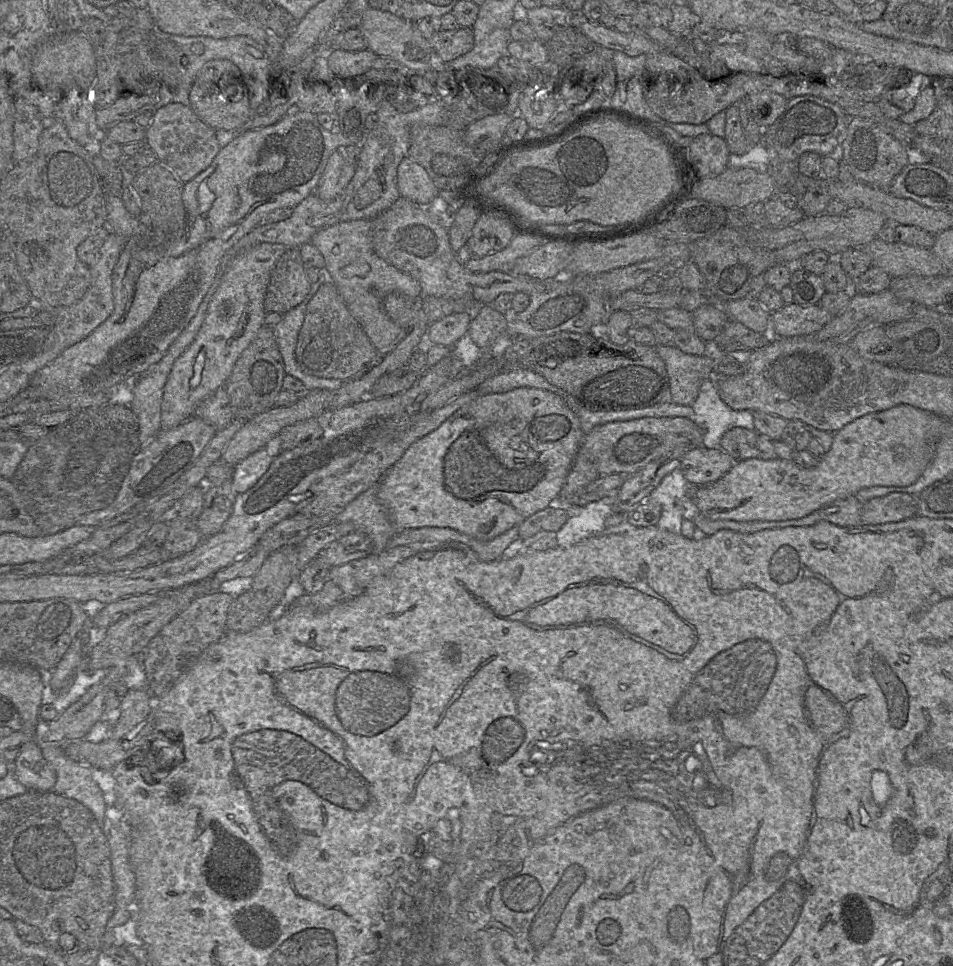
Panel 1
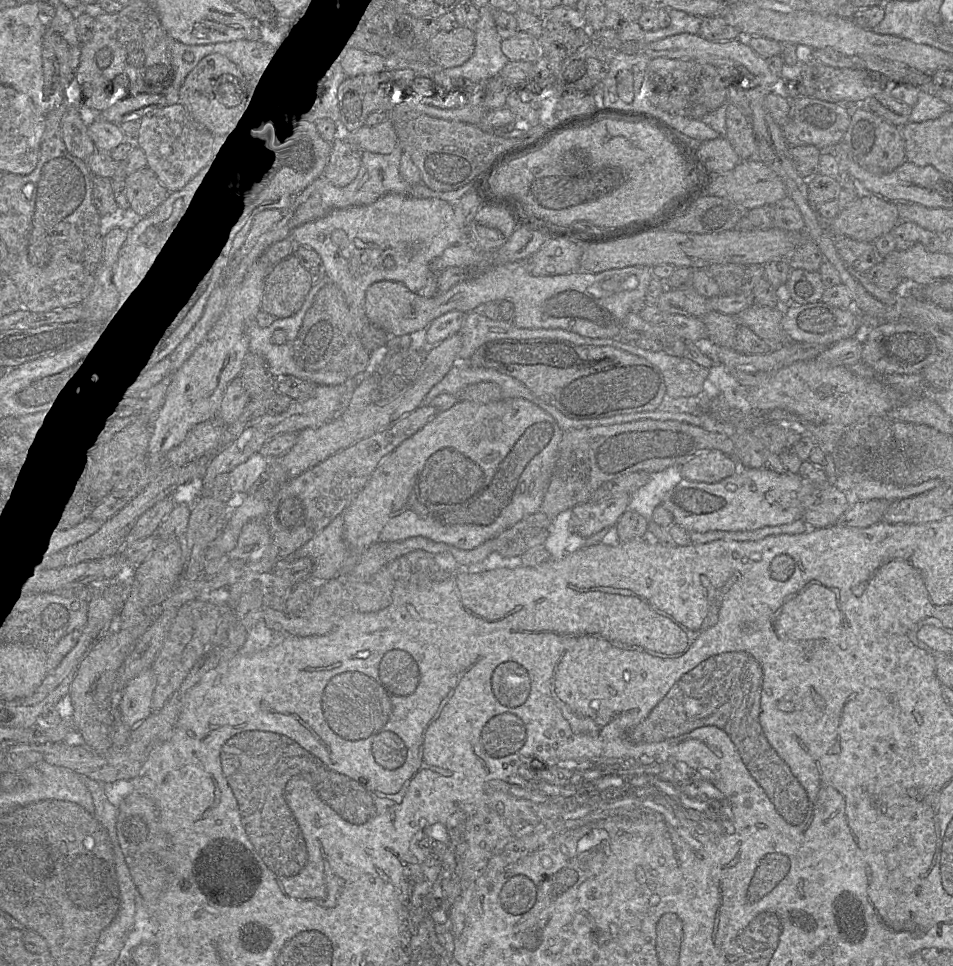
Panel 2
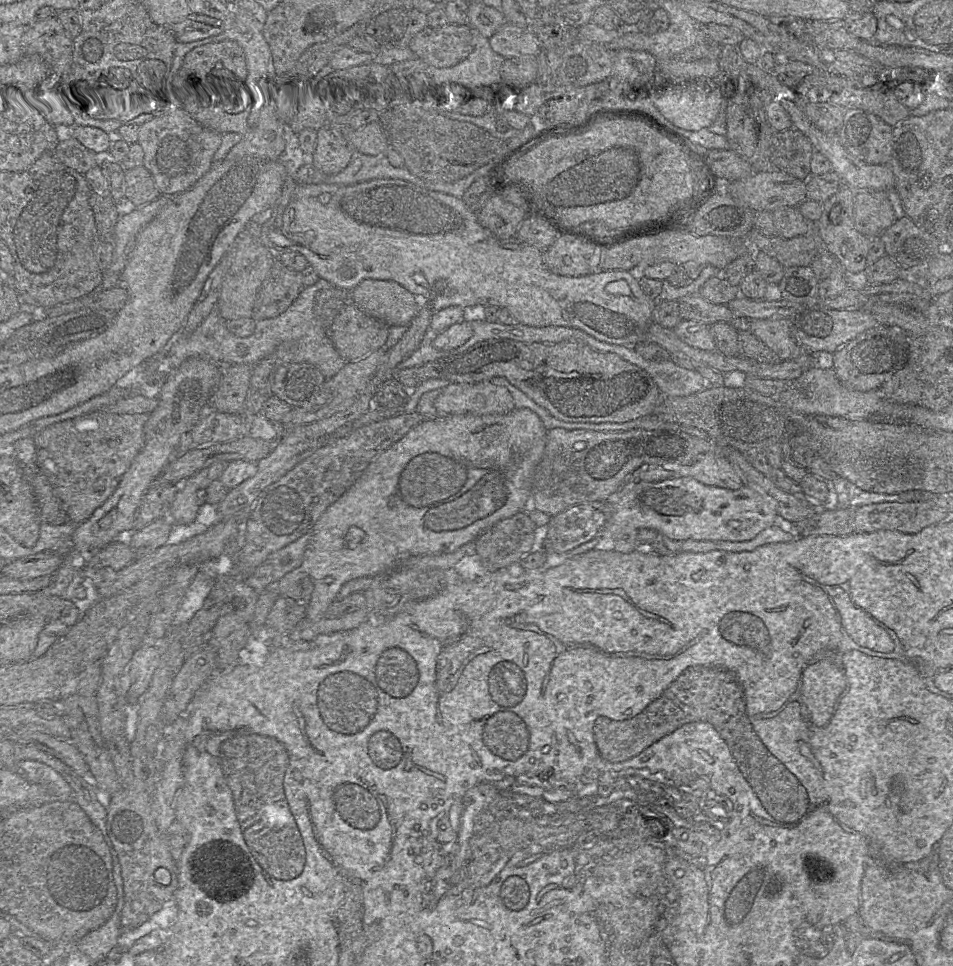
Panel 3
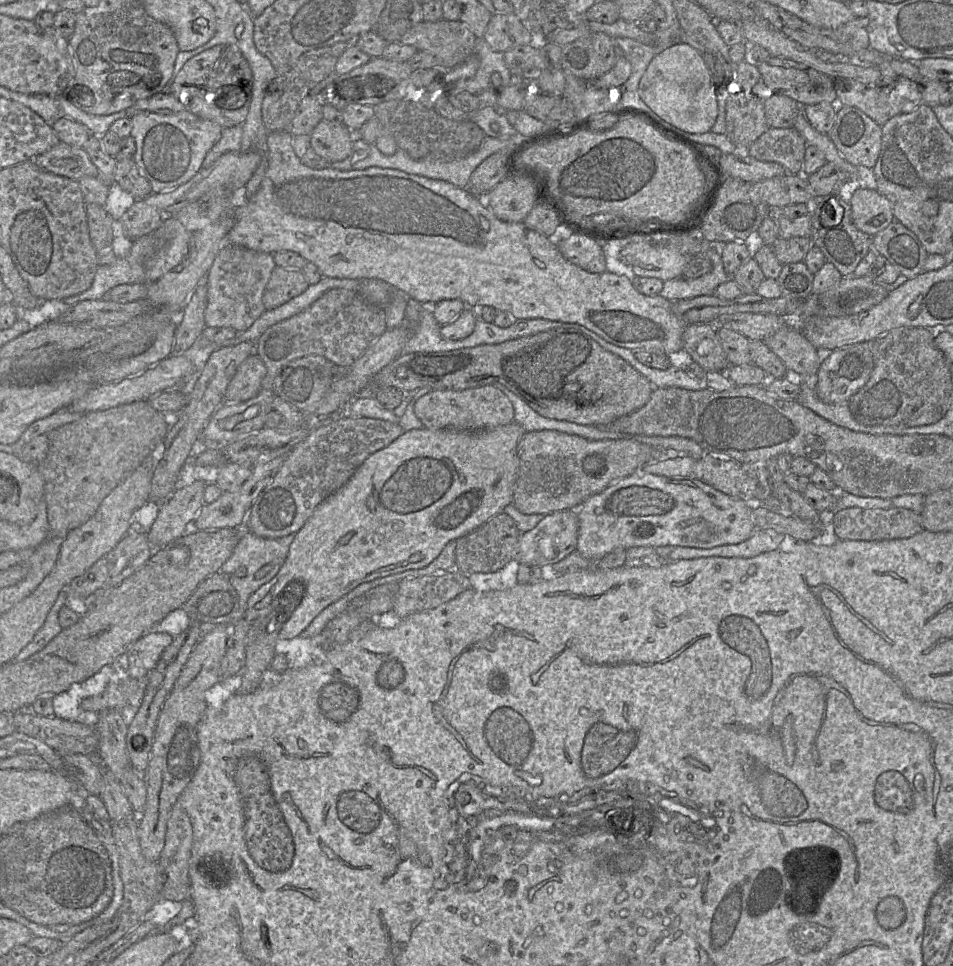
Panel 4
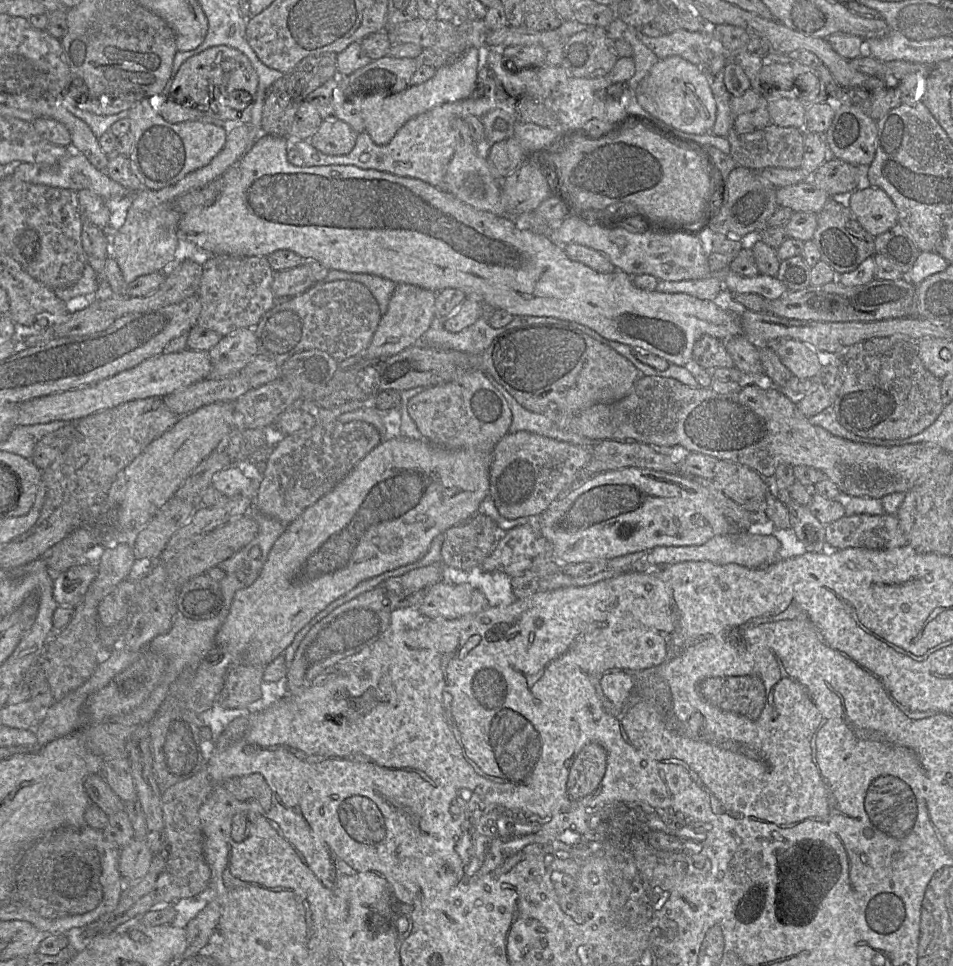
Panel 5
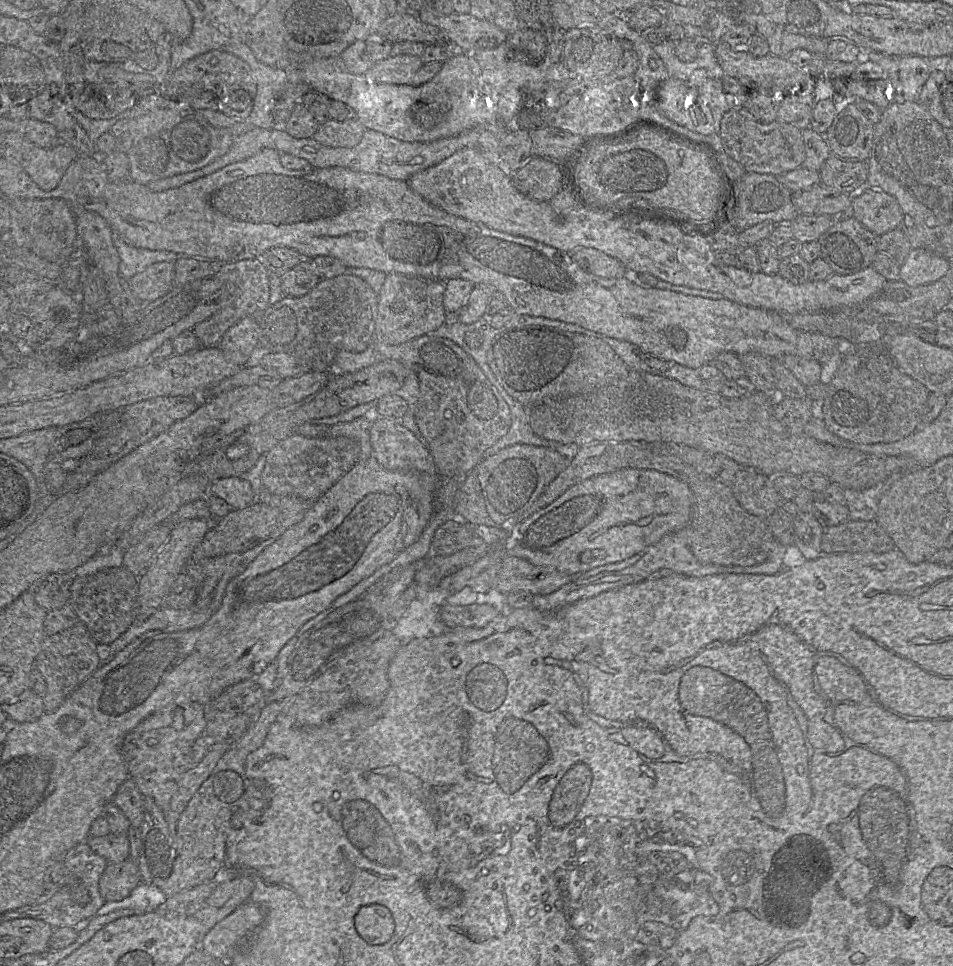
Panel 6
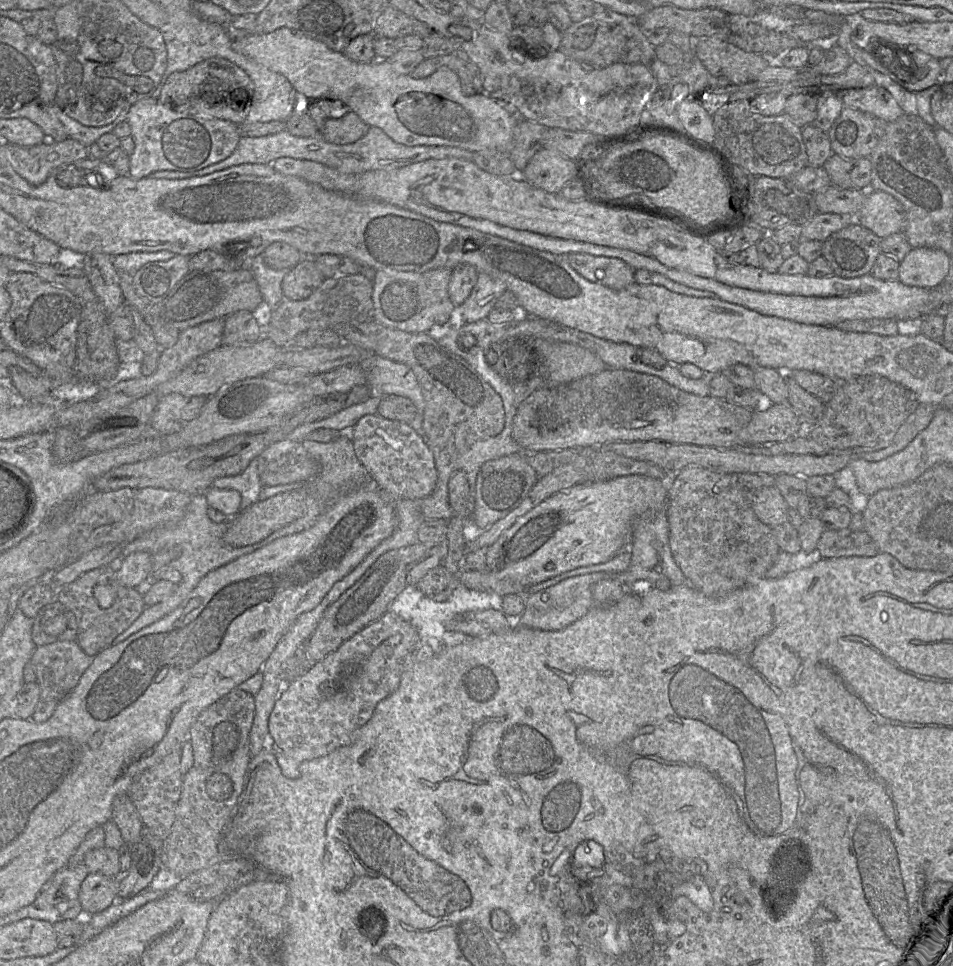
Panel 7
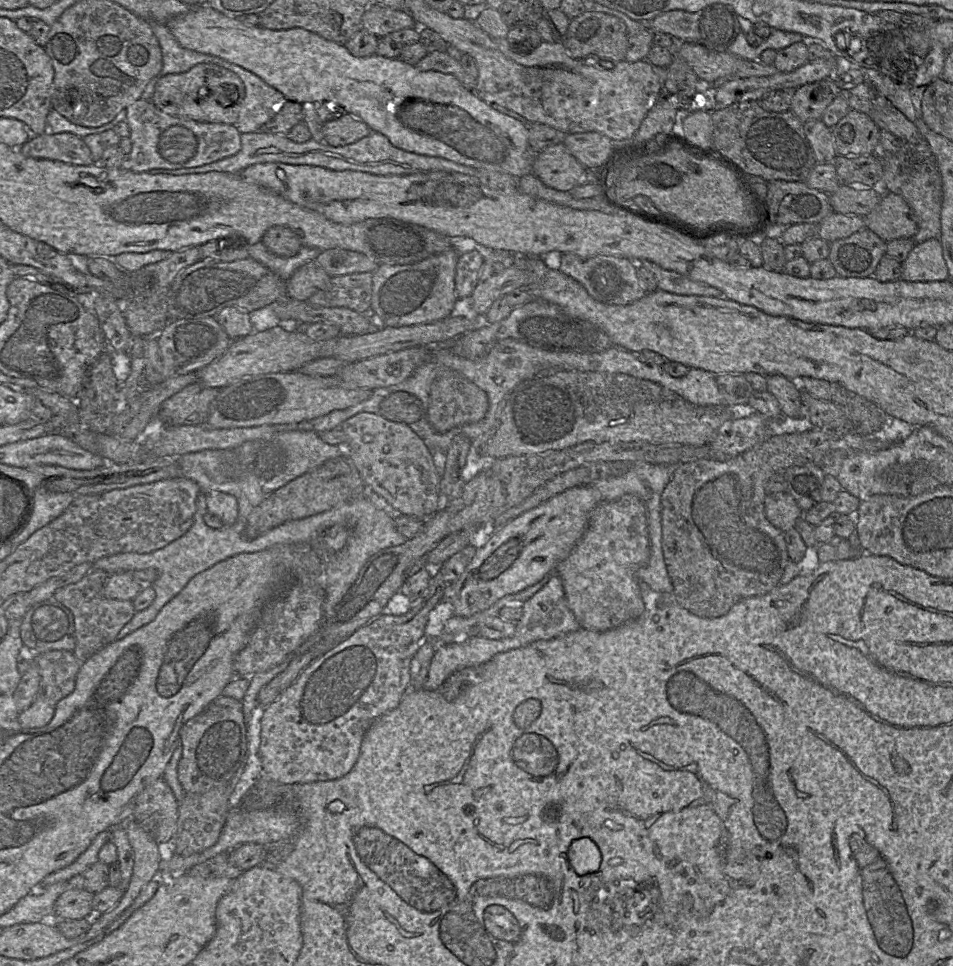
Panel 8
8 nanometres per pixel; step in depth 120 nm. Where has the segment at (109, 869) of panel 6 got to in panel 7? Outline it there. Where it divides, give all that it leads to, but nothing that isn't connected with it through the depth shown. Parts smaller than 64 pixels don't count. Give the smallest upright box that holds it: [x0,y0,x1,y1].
[79,873,119,916]

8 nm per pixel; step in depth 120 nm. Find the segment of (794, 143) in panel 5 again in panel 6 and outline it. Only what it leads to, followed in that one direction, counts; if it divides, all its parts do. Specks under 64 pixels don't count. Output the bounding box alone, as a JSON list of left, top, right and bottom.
[719,101,805,175]

